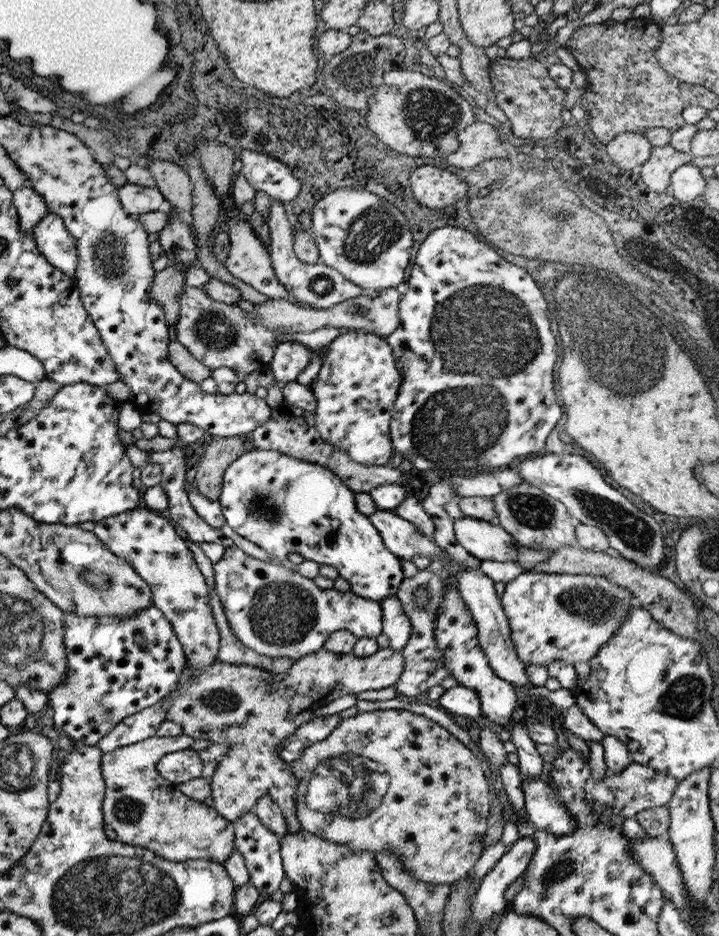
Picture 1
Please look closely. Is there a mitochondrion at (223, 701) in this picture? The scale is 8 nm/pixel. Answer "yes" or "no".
yes

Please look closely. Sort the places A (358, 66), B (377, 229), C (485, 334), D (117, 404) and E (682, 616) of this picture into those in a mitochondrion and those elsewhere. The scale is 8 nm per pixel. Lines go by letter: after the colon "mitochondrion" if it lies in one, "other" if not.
A: mitochondrion
B: mitochondrion
C: mitochondrion
D: other
E: other

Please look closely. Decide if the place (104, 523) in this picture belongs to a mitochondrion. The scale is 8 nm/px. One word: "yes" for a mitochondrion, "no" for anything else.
no

